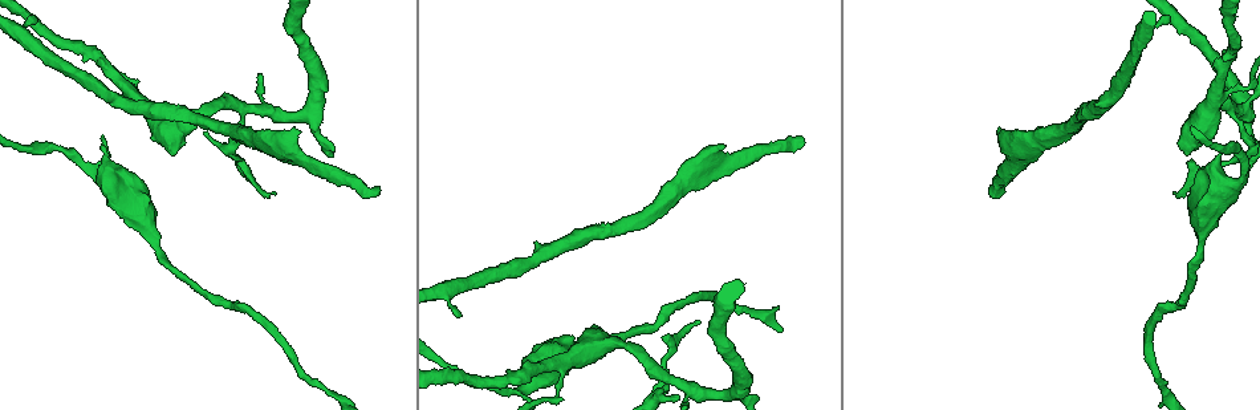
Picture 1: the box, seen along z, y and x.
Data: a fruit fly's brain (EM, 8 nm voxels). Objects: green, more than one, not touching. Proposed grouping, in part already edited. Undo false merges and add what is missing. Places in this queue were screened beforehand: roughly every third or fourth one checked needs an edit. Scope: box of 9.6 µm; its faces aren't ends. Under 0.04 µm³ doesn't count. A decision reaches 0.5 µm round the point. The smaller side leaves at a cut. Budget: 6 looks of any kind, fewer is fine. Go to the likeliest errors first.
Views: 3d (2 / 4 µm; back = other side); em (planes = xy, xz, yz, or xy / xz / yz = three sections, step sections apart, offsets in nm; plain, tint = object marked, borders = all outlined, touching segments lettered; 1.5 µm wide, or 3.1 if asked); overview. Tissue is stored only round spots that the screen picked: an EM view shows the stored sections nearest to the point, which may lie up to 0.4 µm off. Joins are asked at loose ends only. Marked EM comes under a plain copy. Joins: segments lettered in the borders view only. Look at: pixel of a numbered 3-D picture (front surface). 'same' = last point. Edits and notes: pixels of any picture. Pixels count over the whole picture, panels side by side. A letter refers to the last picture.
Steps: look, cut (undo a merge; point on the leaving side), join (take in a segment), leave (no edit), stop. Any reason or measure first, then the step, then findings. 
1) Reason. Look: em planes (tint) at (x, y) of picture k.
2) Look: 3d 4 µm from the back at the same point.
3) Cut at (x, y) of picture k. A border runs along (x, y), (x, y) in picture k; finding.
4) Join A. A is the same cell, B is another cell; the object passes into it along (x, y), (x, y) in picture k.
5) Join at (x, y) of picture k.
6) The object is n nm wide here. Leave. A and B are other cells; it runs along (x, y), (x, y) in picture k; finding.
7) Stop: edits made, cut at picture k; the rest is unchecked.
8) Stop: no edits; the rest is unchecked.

Branch stops here. Look: 3d 2 µm at (803, 145) of picture 1.

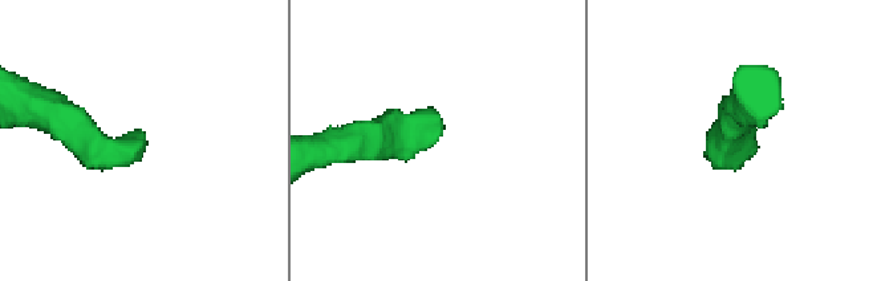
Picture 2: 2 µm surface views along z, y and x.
Now the EM. Look: em planes (borders) at (434, 136) of picture 2.

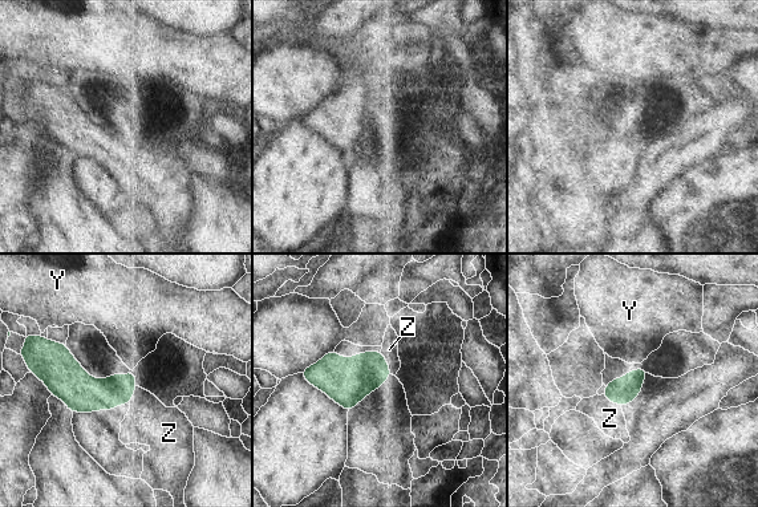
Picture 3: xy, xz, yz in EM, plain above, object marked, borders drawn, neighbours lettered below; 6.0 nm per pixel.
The object is 170 nm wide here. Join Z. Z is the same cell, Y is another cell; the object passes into it along (349, 380), (386, 362), (389, 349) in picture 3; it goes on there.

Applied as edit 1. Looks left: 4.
Stops while still wide. Look: em planes (borders) at (102, 145) of picture 1.

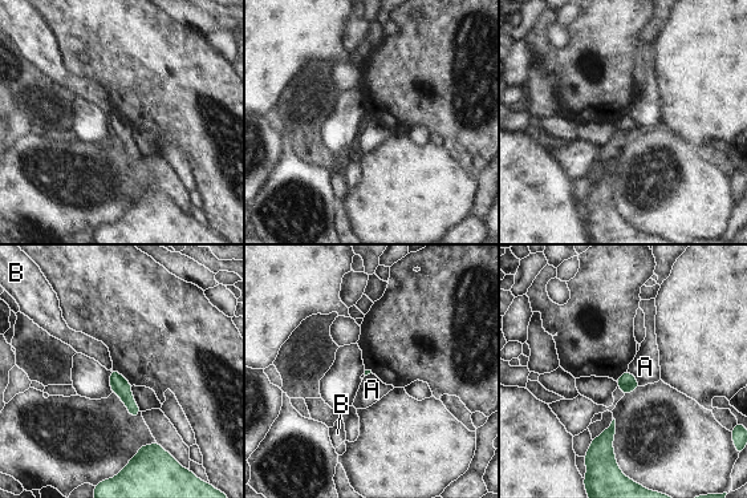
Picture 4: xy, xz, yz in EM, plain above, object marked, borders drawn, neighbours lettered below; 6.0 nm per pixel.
Leave. A and B are other cells; none of them fits.

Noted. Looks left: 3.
Look: 3d 4 µm at (668, 376) of picture 1.

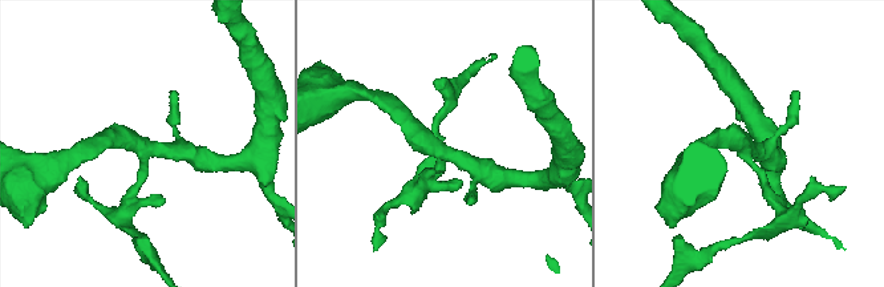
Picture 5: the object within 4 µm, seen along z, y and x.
Look: em planes (tint) at (445, 153) of picture 5.

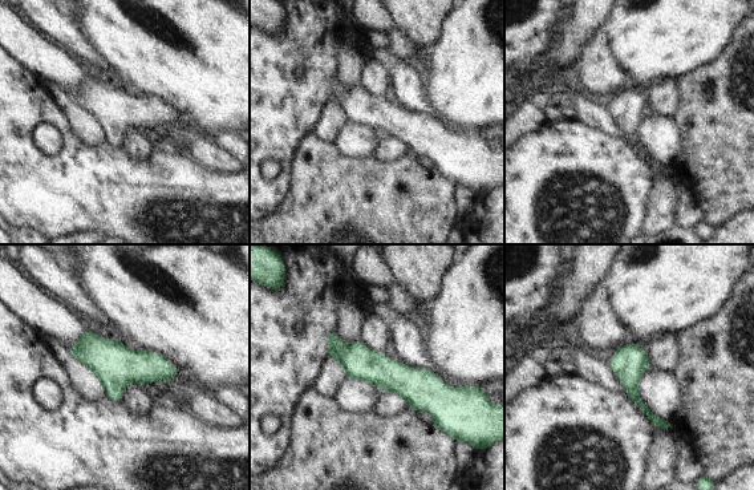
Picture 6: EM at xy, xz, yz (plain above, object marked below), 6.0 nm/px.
Look: em planes (borders) at the same point.

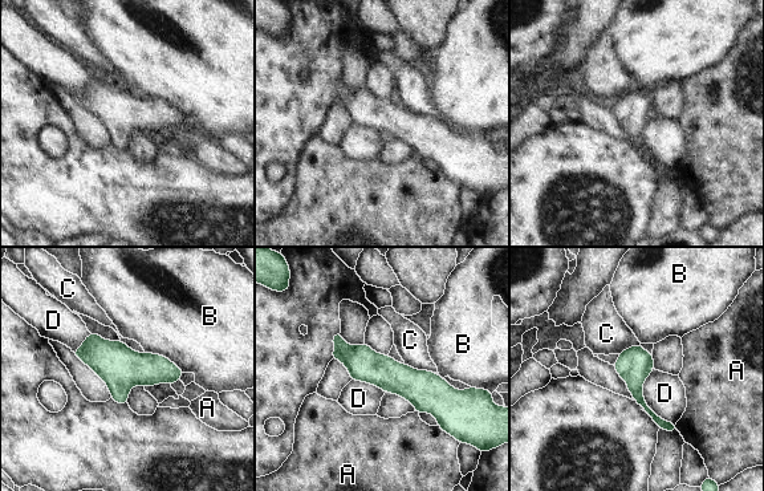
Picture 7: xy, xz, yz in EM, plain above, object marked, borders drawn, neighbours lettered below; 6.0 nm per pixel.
The object is 200 nm wide here; the longest contact is with D, 360 nm. Leave. A, B, C and D are other cells; continuous, no second neuron.

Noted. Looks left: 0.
Stop: edits made, join at picture 3; the rest is unchecked.

